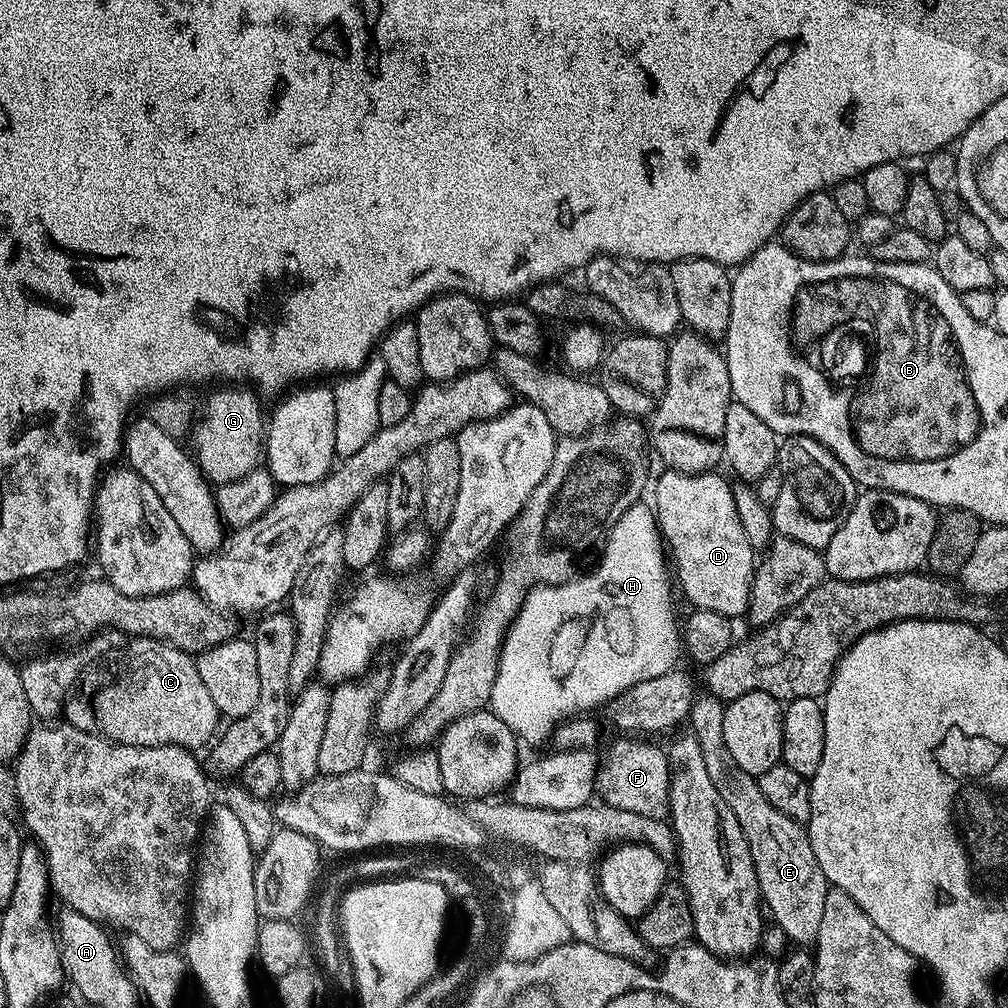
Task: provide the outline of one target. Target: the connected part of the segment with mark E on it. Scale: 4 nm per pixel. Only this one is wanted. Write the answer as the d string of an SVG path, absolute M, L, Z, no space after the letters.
M711 694L703 695L693 699L687 723L692 724L691 735L696 736L698 746L702 746L702 758L706 761L710 782L714 782L714 790L722 794L726 806L734 810L738 826L742 826L742 834L750 846L761 901L765 909L770 910L773 923L780 925L793 943L811 945L815 943L818 927L821 926L830 885L822 874L822 866L818 866L818 858L814 858L808 833L796 820L786 818L782 810L770 806L770 802L766 802L766 794L762 794L759 779L746 774L746 770L734 762L730 750L726 750L726 738L722 734L725 701Z

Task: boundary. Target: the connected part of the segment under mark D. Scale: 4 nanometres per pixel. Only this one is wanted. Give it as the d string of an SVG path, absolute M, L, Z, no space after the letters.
M664 470L661 473L656 480L656 523L670 553L675 579L676 576L680 579L680 588L685 598L692 603L693 609L714 610L729 618L743 617L752 602L752 579L756 573L758 556L742 530L742 522L738 522L732 484L715 476L717 473L712 470L691 474Z

